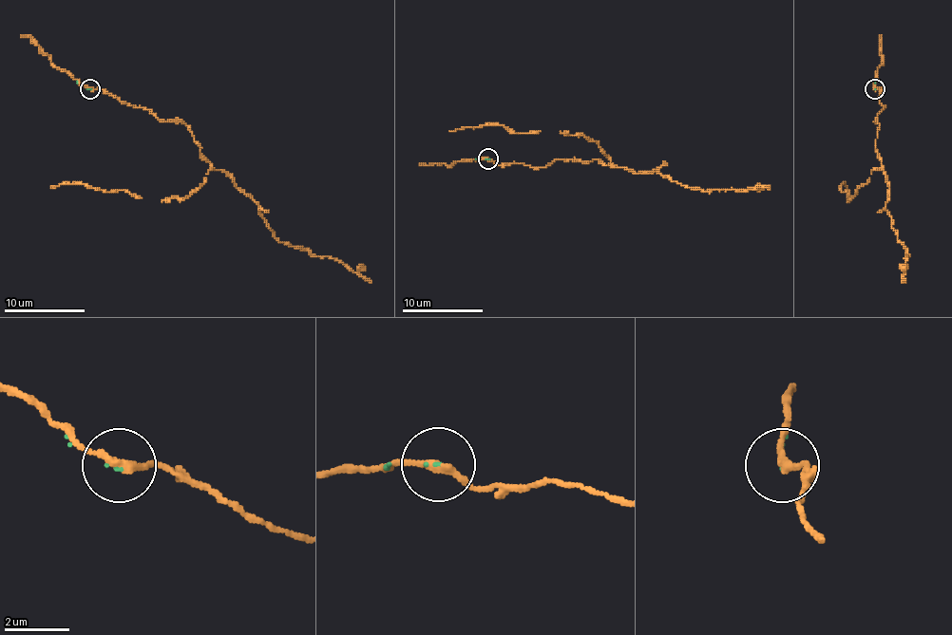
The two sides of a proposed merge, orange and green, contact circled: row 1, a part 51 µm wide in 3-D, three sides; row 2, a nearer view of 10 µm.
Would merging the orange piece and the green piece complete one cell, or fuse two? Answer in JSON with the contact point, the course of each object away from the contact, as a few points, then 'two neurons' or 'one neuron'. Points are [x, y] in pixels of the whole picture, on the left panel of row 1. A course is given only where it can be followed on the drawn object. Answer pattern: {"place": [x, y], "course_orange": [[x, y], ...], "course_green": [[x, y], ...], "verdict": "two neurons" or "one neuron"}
{"place": [89, 88], "course_orange": [[89, 89], [105, 89], [160, 120], [181, 121], [201, 156], [258, 206], [280, 242], [336, 258], [371, 282]], "course_green": [[89, 89], [77, 81]], "verdict": "one neuron"}

